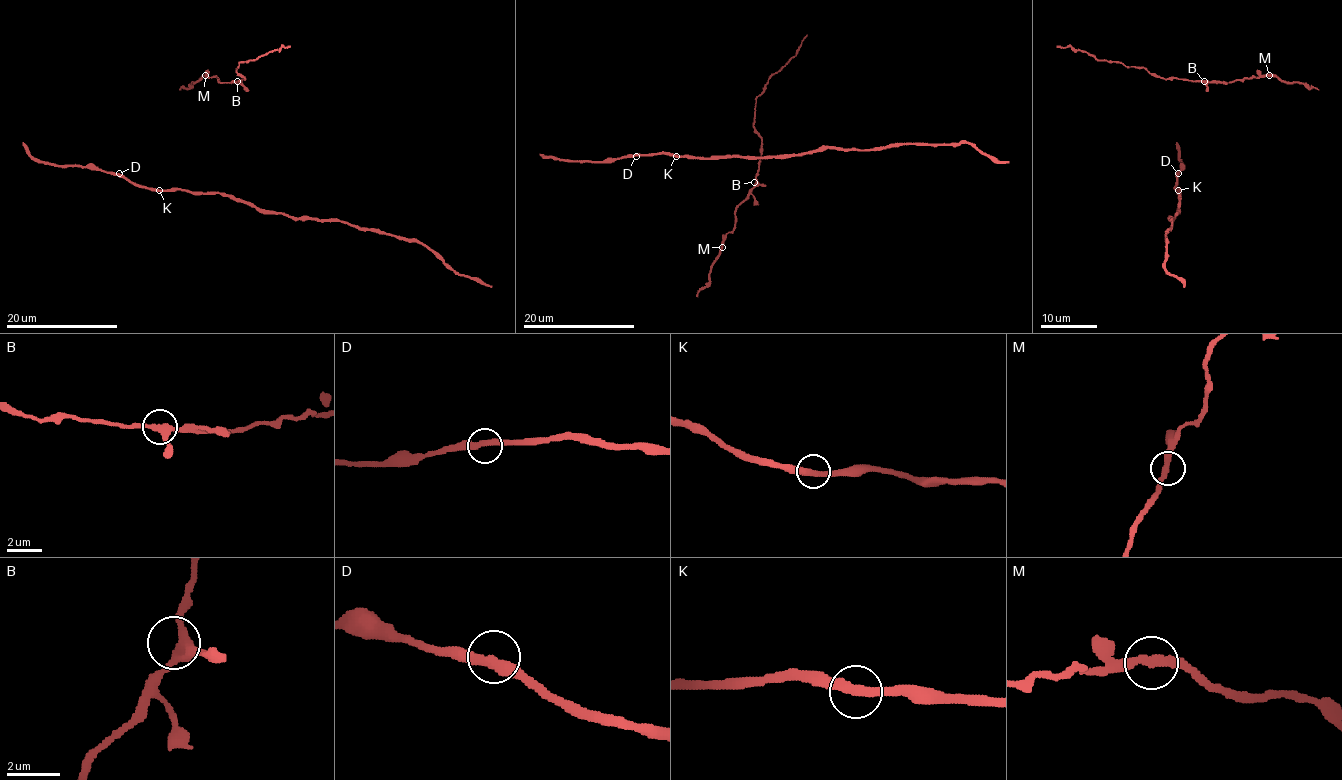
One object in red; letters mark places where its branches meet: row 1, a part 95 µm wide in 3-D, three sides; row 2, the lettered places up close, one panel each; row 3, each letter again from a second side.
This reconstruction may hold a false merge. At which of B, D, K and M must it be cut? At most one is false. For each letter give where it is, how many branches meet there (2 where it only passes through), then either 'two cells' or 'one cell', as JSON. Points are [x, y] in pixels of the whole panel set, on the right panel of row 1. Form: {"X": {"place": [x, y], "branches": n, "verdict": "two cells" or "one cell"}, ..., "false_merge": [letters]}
{"B": {"place": [1204, 81], "branches": 3, "verdict": "one cell"}, "D": {"place": [1178, 173], "branches": 2, "verdict": "one cell"}, "K": {"place": [1178, 190], "branches": 2, "verdict": "one cell"}, "M": {"place": [1269, 75], "branches": 2, "verdict": "one cell"}, "false_merge": []}

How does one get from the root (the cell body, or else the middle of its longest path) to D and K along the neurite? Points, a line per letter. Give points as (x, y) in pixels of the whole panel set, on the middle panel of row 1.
D: (746, 157), (675, 157), (664, 153), (636, 156)
K: (746, 157), (676, 156)

